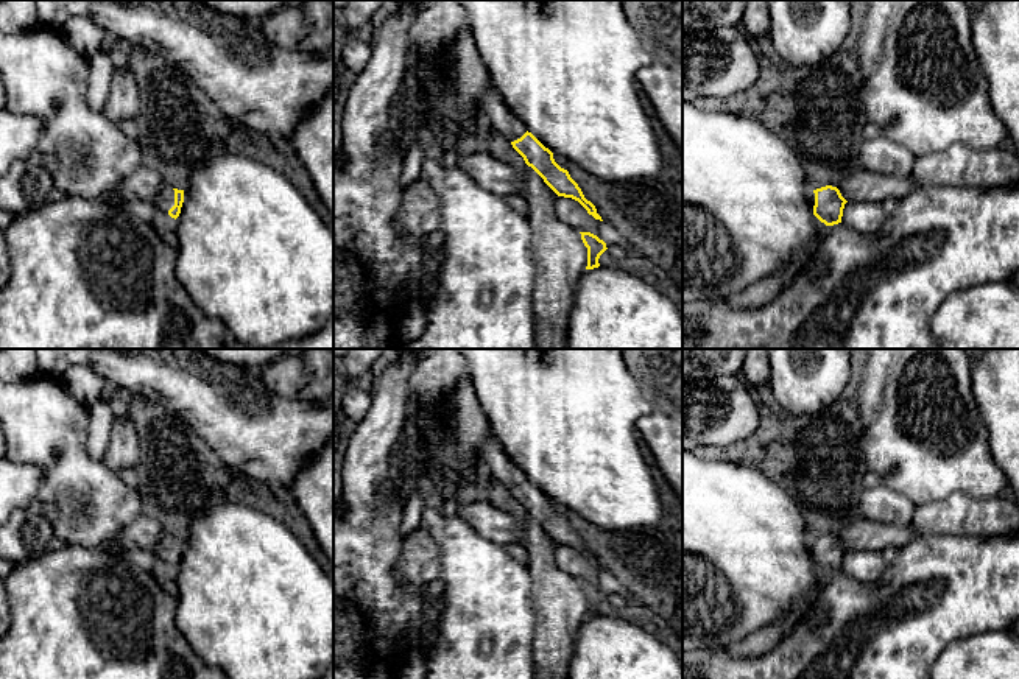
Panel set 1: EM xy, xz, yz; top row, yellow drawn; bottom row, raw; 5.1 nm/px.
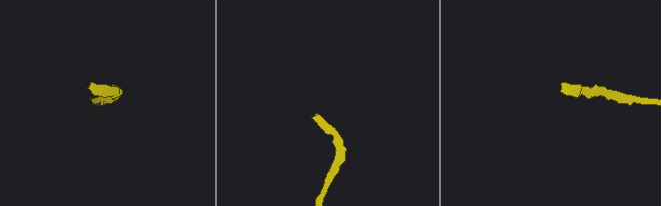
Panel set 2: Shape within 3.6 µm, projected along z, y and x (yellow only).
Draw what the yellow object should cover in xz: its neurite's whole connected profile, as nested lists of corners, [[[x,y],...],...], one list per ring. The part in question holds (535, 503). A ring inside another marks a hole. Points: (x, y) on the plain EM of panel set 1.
[[[492,434],[485,441],[481,458],[492,477],[511,491],[513,497],[524,506],[525,512],[531,515],[558,545],[578,550],[589,564],[603,570],[597,562],[595,554],[584,547],[581,537],[570,526],[569,520],[561,517],[555,511],[553,501],[527,480],[524,472],[510,459],[502,444]]]

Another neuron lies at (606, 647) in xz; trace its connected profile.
[[[598,615],[575,635],[567,679],[682,679],[682,663],[637,624]]]

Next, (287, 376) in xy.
[[[294,349],[266,363],[259,374],[271,392],[287,399],[298,397],[309,382],[302,357]]]

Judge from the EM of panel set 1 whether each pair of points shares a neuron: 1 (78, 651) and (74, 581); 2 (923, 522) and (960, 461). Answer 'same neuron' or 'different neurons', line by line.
1: same neuron
2: different neurons

